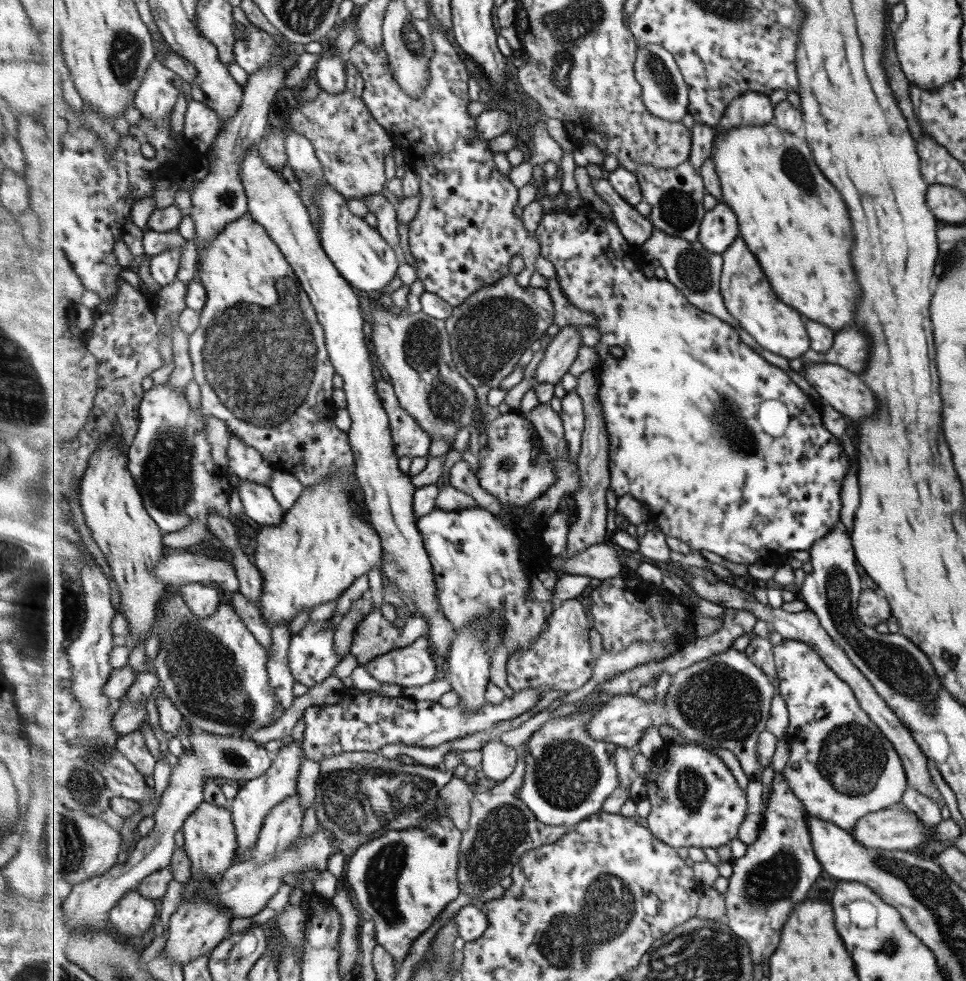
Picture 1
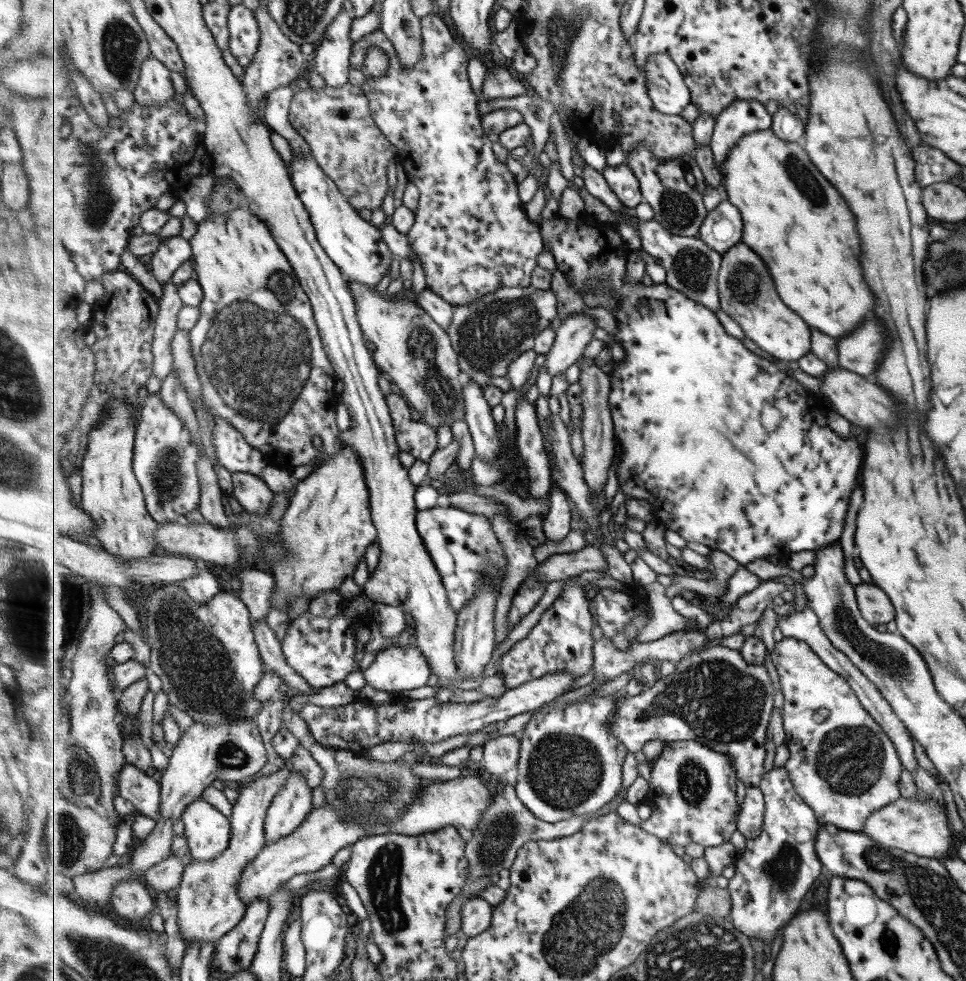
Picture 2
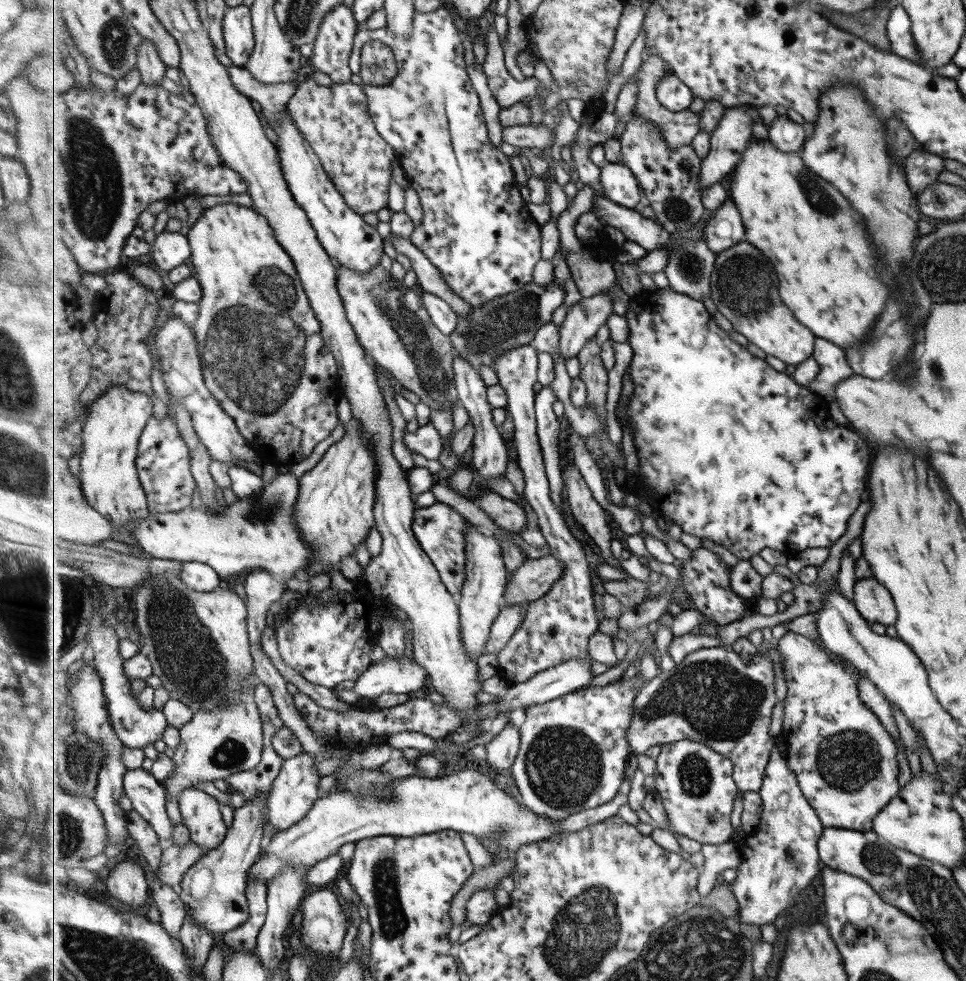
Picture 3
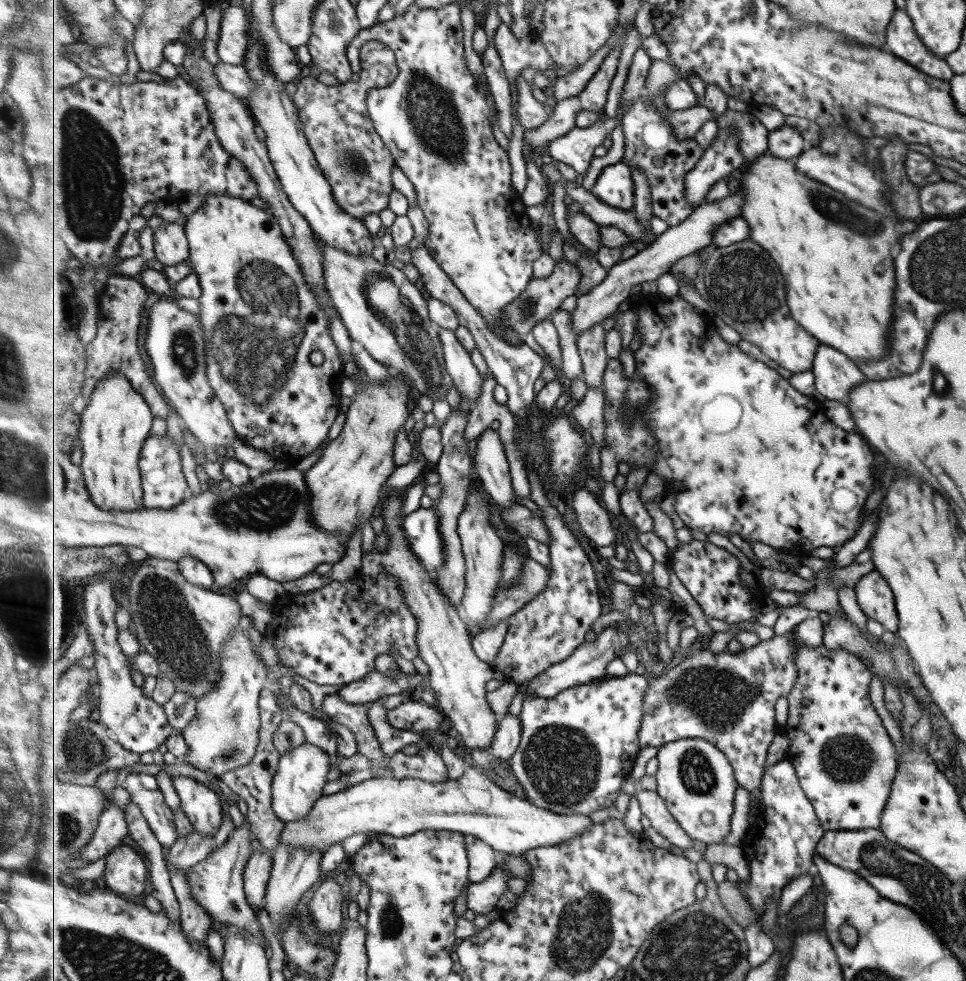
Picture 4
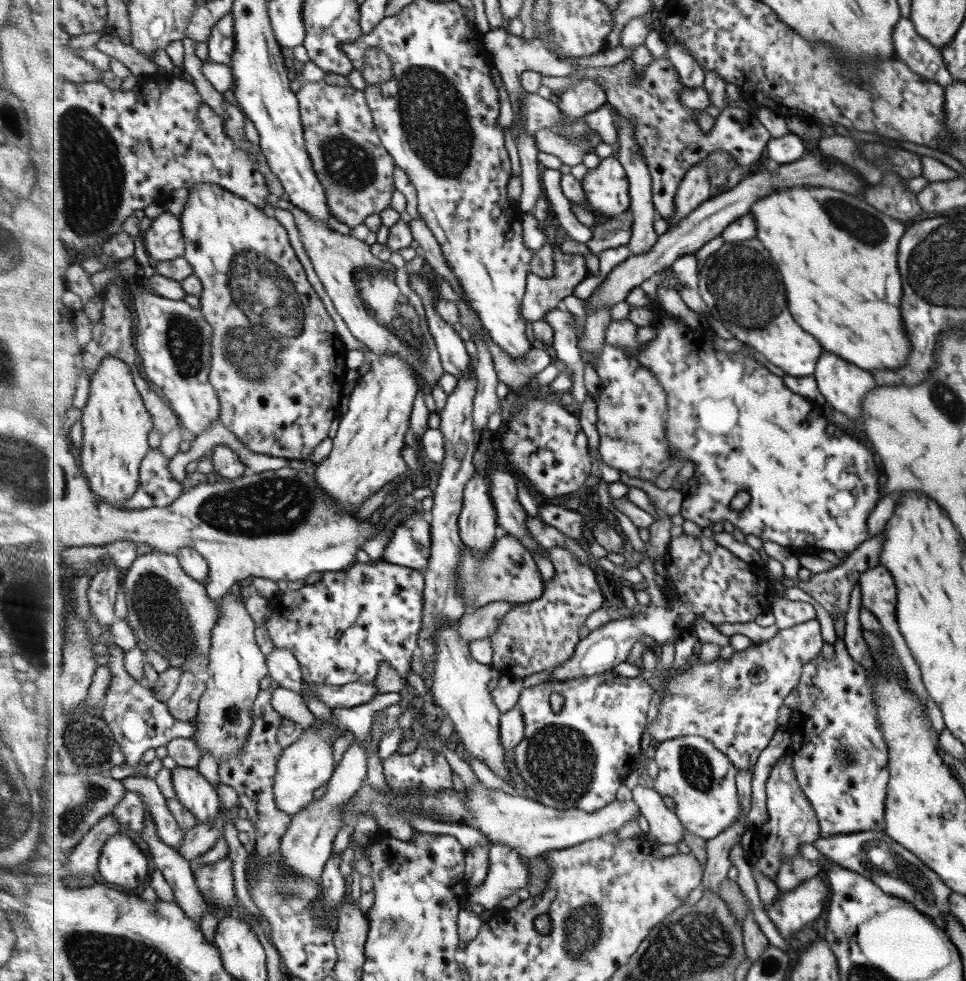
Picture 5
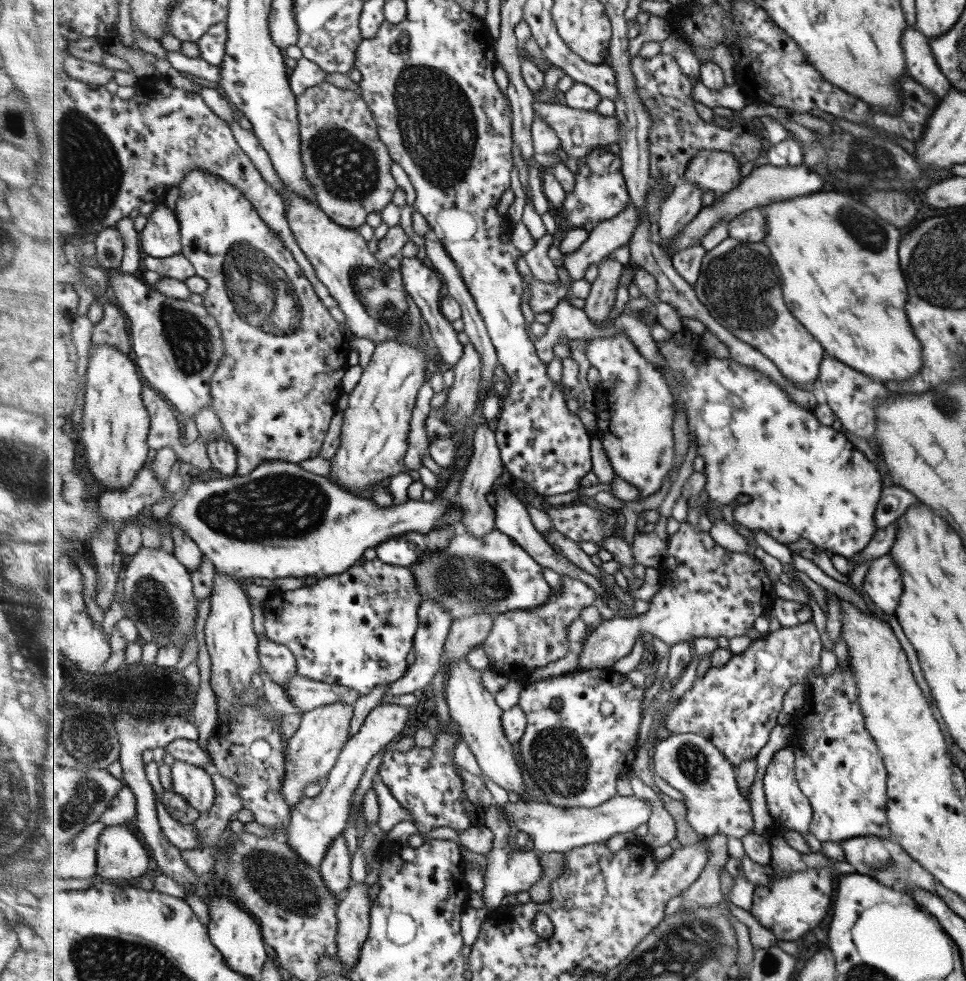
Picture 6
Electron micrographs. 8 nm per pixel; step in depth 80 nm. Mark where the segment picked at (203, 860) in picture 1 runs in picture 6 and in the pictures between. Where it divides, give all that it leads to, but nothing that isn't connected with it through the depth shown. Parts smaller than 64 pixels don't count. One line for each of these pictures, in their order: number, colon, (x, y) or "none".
2: (208, 832)
3: (201, 812)
4: (202, 806)
5: (193, 790)
6: (192, 783)

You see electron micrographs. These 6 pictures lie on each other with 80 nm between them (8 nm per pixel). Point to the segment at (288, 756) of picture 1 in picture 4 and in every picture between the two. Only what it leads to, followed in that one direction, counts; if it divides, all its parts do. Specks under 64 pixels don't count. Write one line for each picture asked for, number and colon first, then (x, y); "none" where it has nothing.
2: (209, 904)
3: (214, 889)
4: (217, 882)

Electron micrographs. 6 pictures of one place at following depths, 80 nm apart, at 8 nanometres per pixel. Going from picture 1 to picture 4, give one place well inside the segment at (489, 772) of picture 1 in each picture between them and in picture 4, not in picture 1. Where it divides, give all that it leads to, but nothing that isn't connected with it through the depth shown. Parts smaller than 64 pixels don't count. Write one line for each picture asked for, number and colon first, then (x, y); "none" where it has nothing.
2: (501, 754)
3: (502, 751)
4: (509, 735)

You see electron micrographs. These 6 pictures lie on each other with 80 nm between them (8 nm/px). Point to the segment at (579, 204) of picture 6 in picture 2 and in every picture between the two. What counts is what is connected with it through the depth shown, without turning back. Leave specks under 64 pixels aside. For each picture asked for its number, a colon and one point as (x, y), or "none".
2: (622, 179)
3: (620, 184)
4: (615, 186)
5: (607, 187)

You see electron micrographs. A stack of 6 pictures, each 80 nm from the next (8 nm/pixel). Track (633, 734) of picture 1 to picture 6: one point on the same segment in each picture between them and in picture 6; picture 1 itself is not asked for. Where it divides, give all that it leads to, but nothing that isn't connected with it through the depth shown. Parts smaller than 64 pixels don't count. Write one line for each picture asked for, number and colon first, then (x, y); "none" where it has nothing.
2: (717, 697)
3: (715, 696)
4: (728, 698)
5: (735, 703)
6: (736, 706)

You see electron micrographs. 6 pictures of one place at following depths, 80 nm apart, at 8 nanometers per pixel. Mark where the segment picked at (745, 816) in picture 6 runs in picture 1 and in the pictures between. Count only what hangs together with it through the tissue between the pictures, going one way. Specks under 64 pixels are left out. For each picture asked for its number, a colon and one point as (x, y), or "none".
1: (695, 800)
2: (694, 788)
3: (696, 783)
4: (698, 782)
5: (702, 780)

